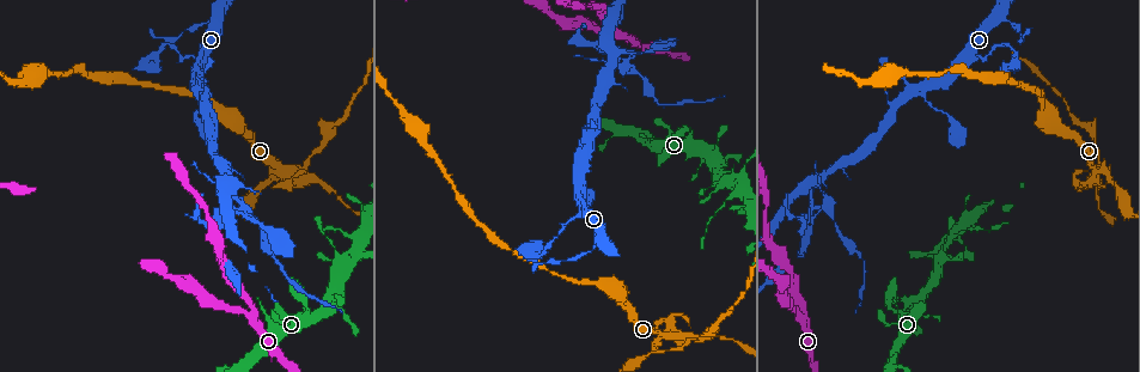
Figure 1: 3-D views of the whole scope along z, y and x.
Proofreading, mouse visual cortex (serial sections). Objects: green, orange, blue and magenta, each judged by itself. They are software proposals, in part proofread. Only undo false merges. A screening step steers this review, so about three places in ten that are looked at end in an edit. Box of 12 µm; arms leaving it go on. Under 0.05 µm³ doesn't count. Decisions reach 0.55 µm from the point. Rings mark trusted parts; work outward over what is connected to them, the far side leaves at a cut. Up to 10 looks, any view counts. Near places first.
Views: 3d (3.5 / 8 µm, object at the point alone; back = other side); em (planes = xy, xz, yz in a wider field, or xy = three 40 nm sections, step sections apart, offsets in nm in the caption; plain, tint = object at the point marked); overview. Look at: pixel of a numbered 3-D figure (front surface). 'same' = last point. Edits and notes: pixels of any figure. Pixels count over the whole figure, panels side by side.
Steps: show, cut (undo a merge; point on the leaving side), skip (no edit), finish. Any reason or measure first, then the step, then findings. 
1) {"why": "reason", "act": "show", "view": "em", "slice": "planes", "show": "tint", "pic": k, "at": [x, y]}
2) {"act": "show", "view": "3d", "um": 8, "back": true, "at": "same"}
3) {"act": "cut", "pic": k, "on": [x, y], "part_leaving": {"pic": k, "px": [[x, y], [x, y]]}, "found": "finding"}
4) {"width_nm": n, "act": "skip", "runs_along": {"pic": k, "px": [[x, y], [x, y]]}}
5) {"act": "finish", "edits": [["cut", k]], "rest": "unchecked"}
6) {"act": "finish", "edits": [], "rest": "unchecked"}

{"why": "abrupt turn", "act": "show", "view": "3d", "um": 3.5, "pic": 1, "at": [681, 336]}

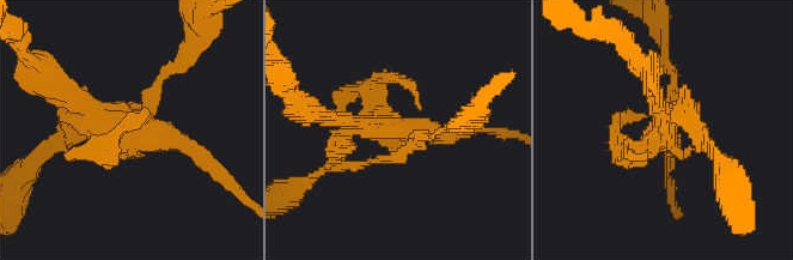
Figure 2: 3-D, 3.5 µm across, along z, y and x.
{"act": "cut", "pic": 2, "on": [345, 91], "part_leaving": {"pic": 2, "px": [[347, 131], [336, 165], [296, 189]]}, "found": "a second cell is stuck on"}

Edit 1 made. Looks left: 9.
{"act": "show", "view": "overview"}

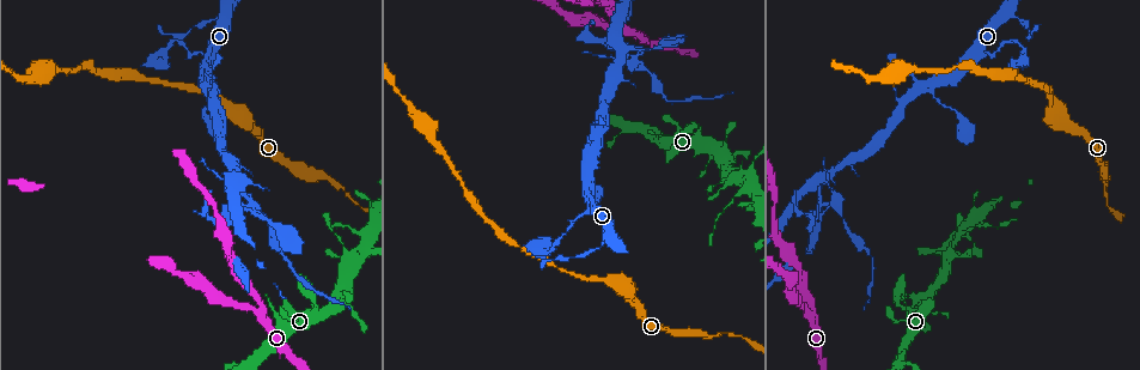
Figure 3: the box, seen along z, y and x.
{"why": "two arms in line, one across", "act": "show", "view": "3d", "um": 3.5, "pic": 3, "at": [931, 85]}

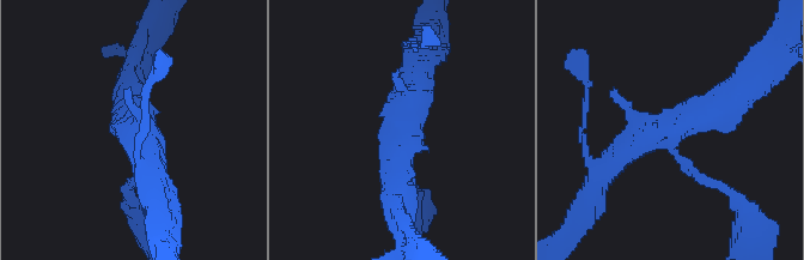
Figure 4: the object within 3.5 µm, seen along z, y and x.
{"act": "show", "view": "em", "slice": "xy", "step": 2, "show": "tint", "pic": 4, "at": [137, 127]}

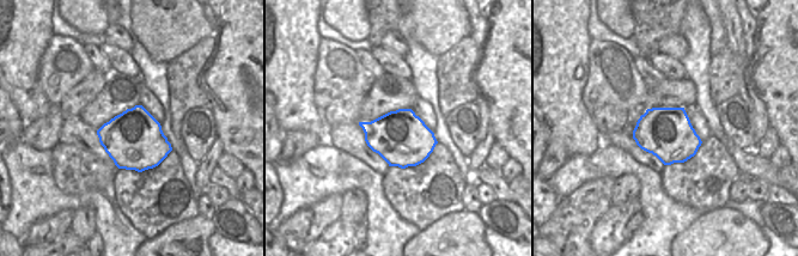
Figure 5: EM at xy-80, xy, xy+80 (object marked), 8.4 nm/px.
{"act": "skip", "runs_along": {"pic": 4, "px": [[736, 98], [641, 135], [604, 173]]}, "found": "all the same cell"}

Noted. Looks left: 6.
{"why": "abrupt turn", "act": "show", "view": "3d", "um": 3.5, "pic": 3, "at": [160, 53]}

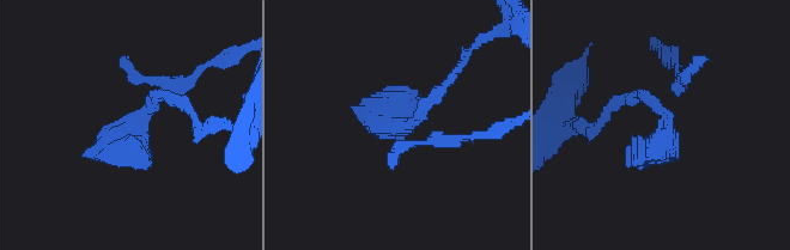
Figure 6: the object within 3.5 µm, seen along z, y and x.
{"act": "show", "view": "em", "slice": "planes", "show": "plain", "pic": 6, "at": [667, 130]}

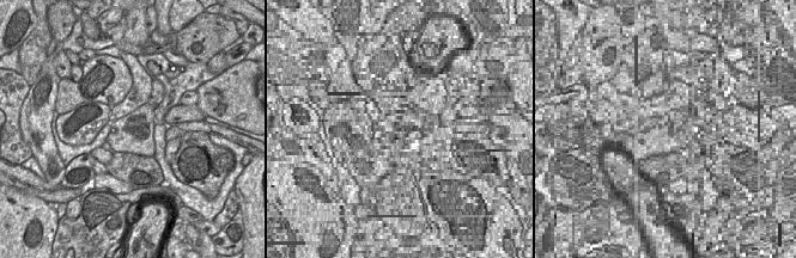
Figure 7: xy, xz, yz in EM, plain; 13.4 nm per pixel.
{"why": "where the object lies", "act": "show", "view": "em", "slice": "planes", "show": "tint", "at": "same"}

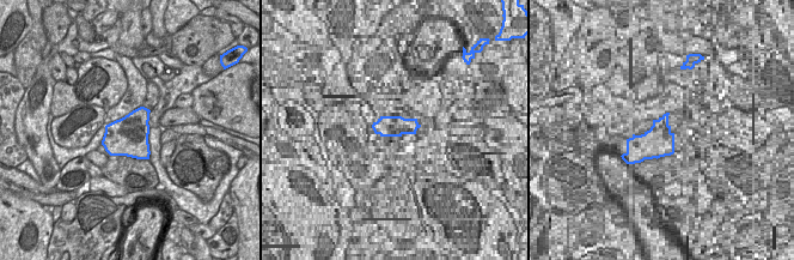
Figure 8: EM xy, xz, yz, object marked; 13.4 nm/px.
{"width_nm": 500, "act": "skip", "runs_along": {"pic": 6, "px": [[178, 98], [156, 95], [131, 128], [149, 162]]}, "found": "all the same cell"}

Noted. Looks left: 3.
{"why": "a fork", "act": "show", "view": "3d", "um": 3.5, "pic": 3, "at": [832, 175]}

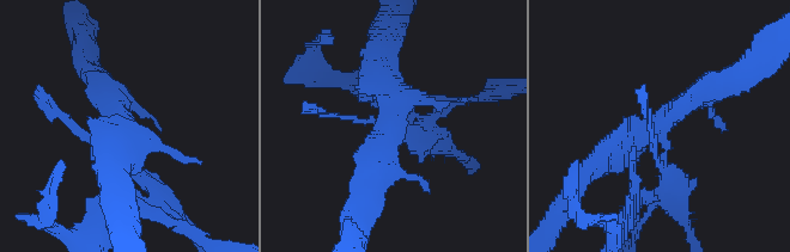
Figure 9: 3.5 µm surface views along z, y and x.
{"act": "show", "view": "em", "slice": "xy", "step": 3, "show": "tint", "pic": 9, "at": [127, 126]}

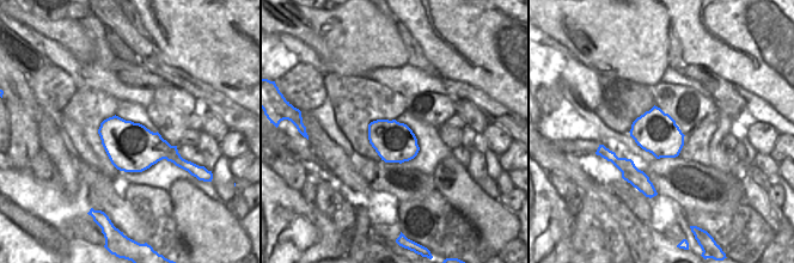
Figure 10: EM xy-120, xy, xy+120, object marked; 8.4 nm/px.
{"act": "cut", "pic": 9, "on": [654, 195], "part_leaving": {"pic": 9, "px": [[666, 158], [669, 194], [636, 234]]}, "found": "two cells meet here"}

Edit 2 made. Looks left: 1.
{"act": "finish", "edits": [["cut", 2], ["cut", 9]], "rest": "unchecked"}

